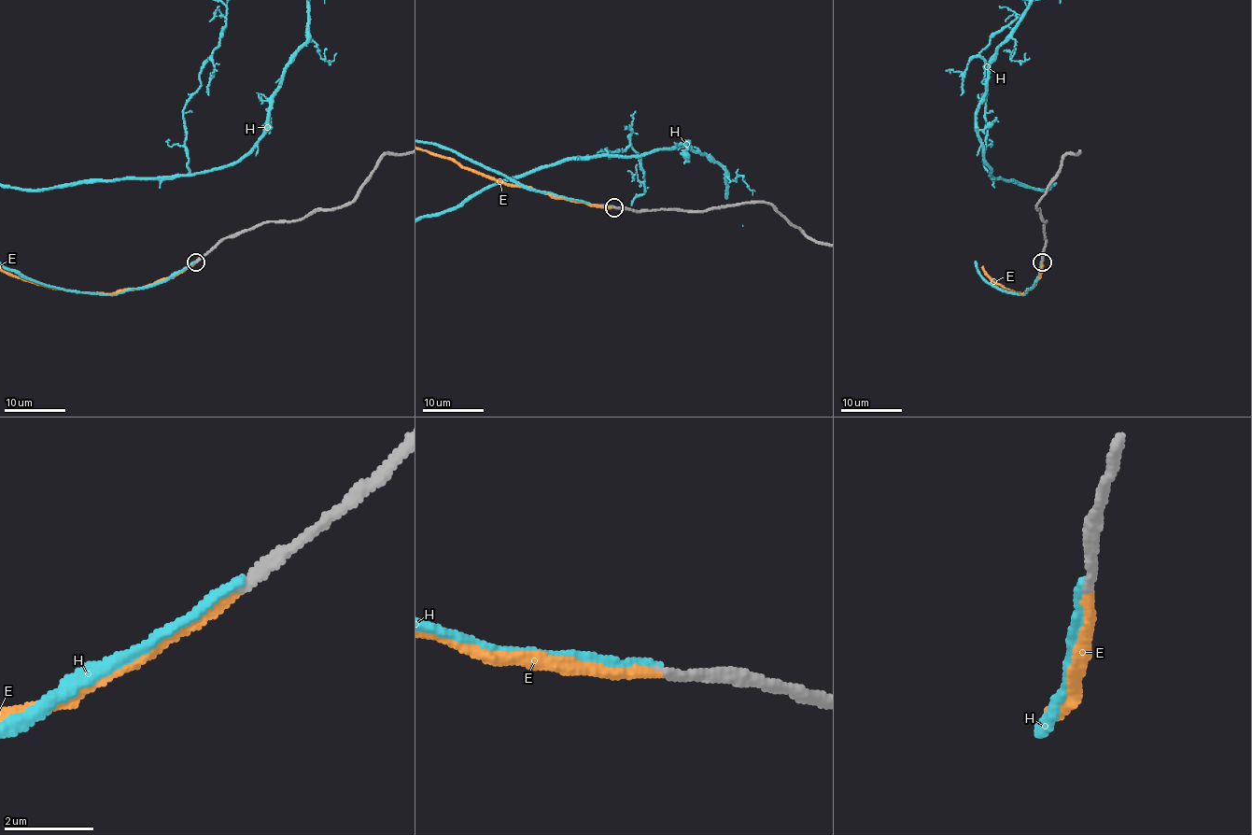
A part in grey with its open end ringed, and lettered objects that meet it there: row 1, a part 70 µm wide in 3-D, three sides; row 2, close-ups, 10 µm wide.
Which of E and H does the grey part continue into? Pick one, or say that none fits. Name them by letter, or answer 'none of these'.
E

